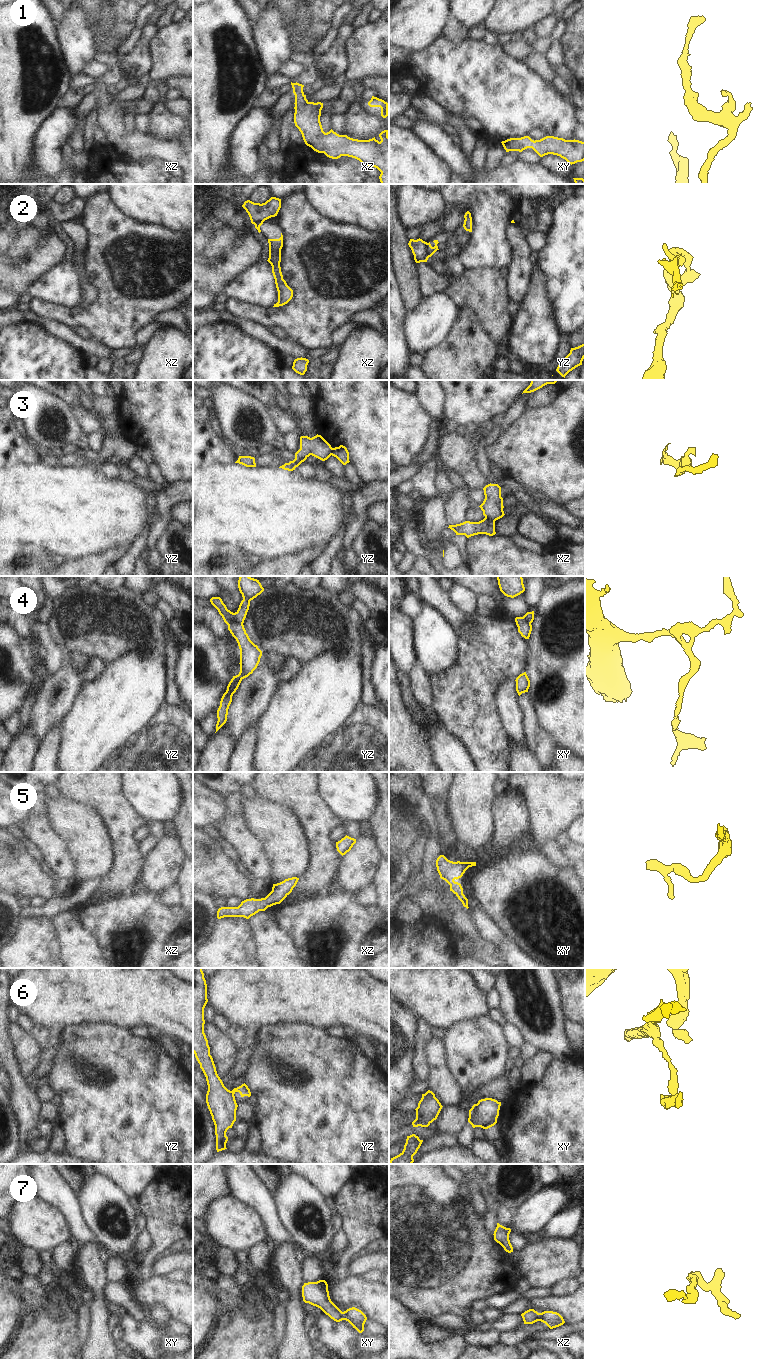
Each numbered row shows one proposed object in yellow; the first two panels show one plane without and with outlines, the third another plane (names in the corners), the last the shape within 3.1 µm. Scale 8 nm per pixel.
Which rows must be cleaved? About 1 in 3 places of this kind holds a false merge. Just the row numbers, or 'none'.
2, 3, 4, 6, 7.

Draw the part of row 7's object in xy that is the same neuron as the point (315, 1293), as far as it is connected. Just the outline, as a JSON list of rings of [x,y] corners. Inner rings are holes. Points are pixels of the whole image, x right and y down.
[[[325,1280],[304,1283],[302,1297],[305,1303],[320,1308],[334,1321],[340,1322],[344,1320],[343,1312],[330,1299],[328,1284]]]

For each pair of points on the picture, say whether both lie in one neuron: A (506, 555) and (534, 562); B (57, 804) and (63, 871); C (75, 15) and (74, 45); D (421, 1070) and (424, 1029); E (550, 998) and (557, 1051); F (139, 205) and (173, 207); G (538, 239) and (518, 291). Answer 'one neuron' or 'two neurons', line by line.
A: one neuron
B: two neurons
C: one neuron
D: one neuron
E: one neuron
F: one neuron
G: two neurons

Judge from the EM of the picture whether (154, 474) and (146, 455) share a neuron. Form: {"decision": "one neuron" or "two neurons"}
{"decision": "one neuron"}

